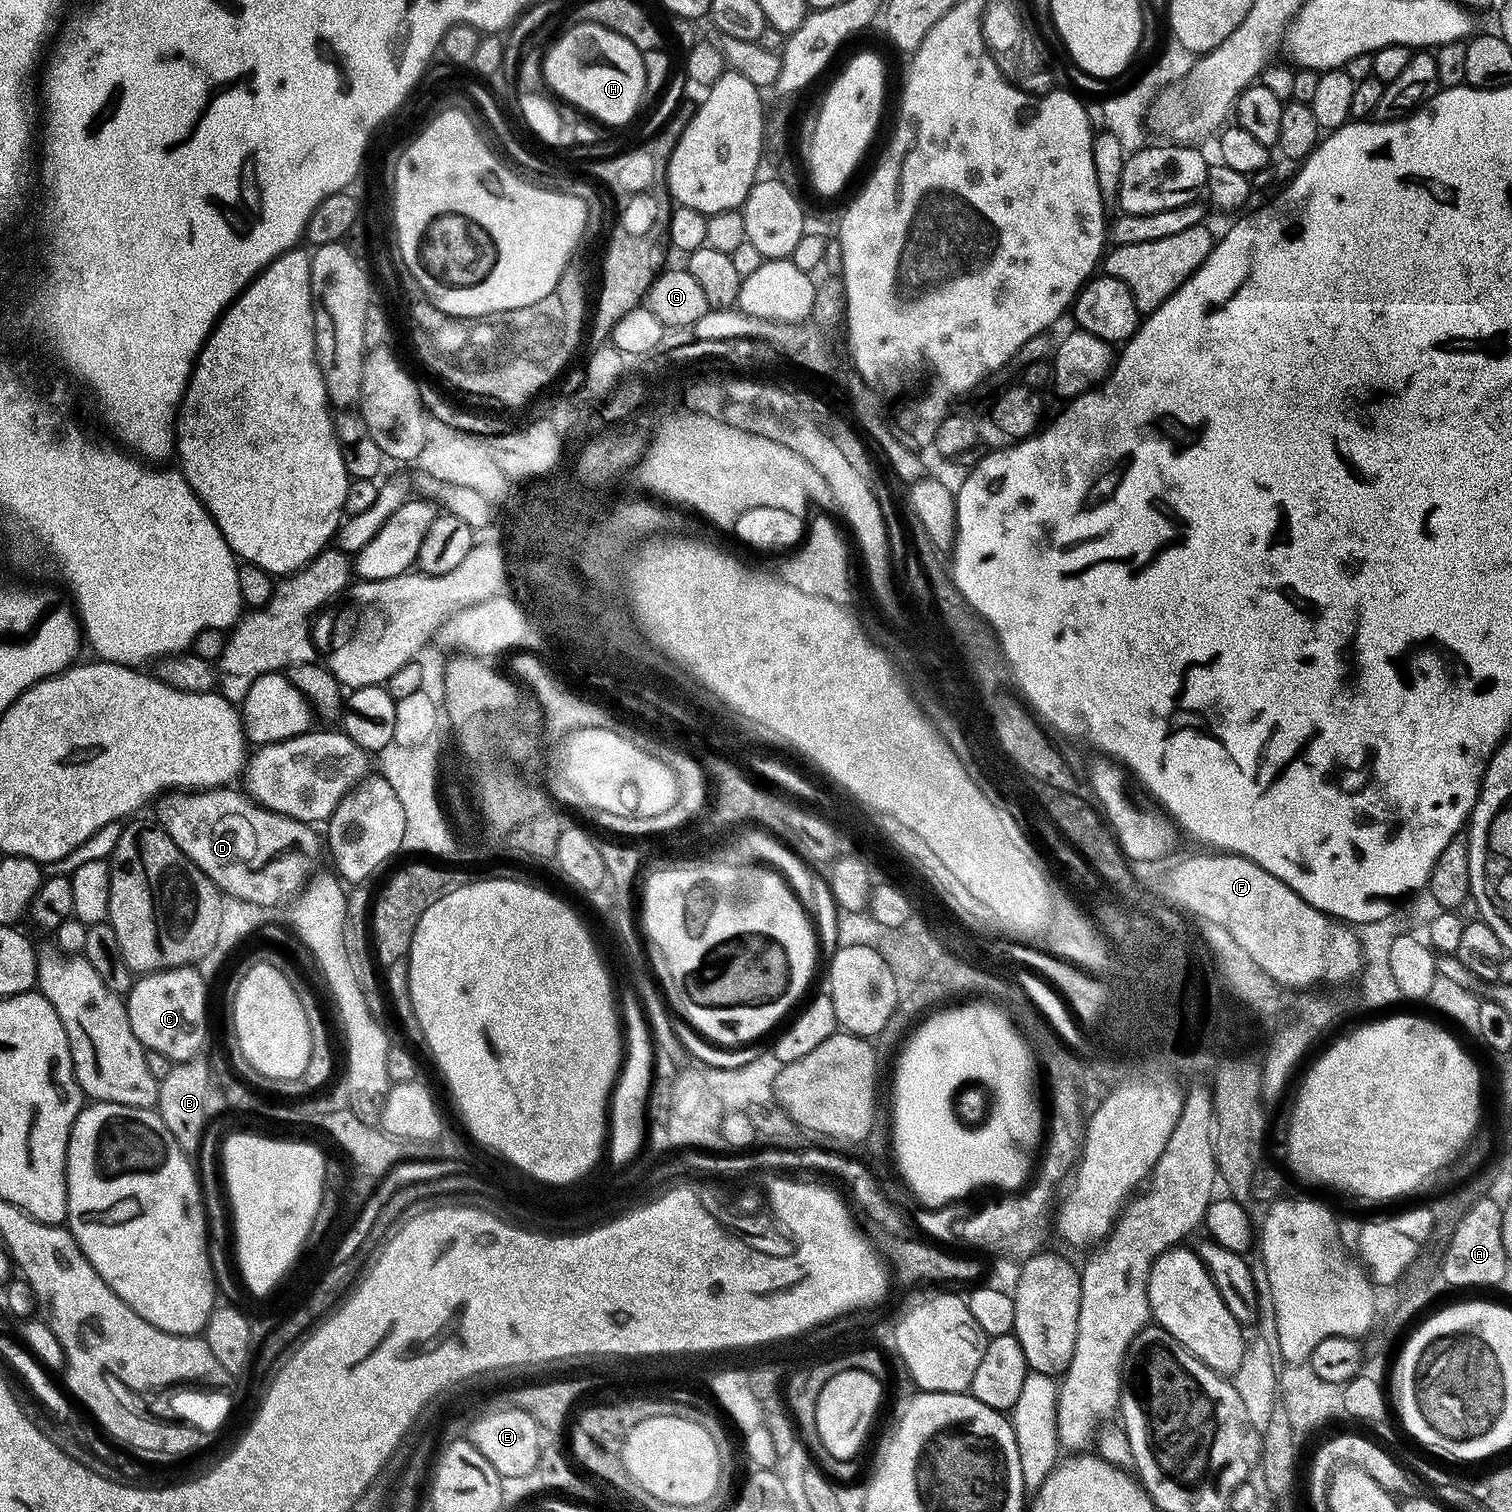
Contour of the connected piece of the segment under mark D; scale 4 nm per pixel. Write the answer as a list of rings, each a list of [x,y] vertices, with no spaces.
[[[232,786],[165,792],[155,801],[155,808],[155,823],[166,830],[170,838],[174,838],[174,846],[178,846],[178,850],[182,850],[182,854],[186,854],[186,858],[190,858],[190,862],[202,870],[202,874],[213,880],[225,897],[244,899],[272,910],[275,909],[275,904],[280,904],[283,900],[291,901],[317,871],[320,848],[322,852],[321,833],[319,836],[311,823],[264,808],[243,791],[235,792]]]

